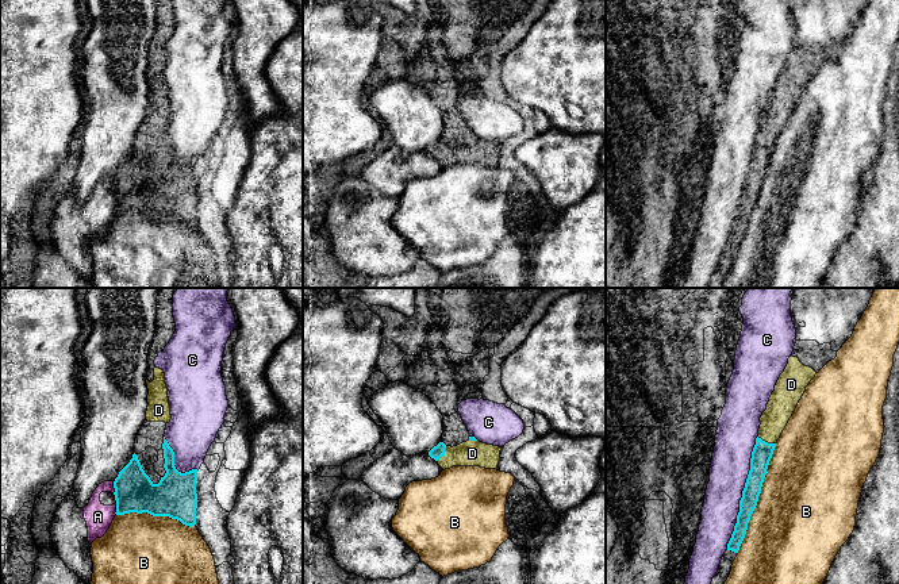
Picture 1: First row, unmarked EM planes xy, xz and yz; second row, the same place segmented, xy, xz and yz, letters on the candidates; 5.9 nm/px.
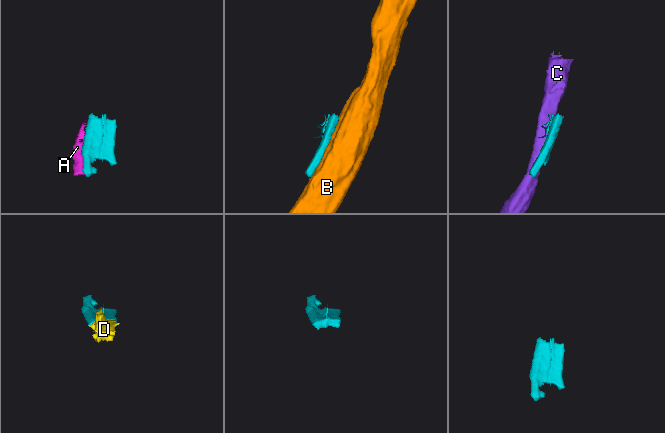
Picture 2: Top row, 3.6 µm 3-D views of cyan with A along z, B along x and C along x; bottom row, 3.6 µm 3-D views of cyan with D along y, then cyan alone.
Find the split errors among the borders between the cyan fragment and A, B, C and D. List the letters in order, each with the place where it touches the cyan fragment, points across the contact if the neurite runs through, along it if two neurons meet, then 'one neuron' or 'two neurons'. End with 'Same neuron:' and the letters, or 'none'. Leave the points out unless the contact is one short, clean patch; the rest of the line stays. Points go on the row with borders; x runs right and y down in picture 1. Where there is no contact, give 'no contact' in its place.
A: xy (114, 487) | two neurons
B: yz (757, 499) | two neurons
C: yz (742, 492) | two neurons
D: yz (767, 442) | across yz (761, 454), (767, 442), (772, 422), (782, 404) | one neuron
Same neuron: D

